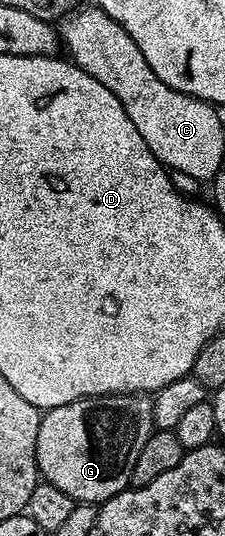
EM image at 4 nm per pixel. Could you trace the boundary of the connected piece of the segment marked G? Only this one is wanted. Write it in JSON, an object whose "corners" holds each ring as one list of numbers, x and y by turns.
{"corners":[[105,395,93,399,78,399,69,405,48,407,42,412,37,429,37,465,42,482,57,485,57,489,69,493,76,504,90,503,101,505,117,493,127,490,131,482,133,465,141,454,145,441,149,441,152,431,156,430,153,421,152,396,142,395]]}

